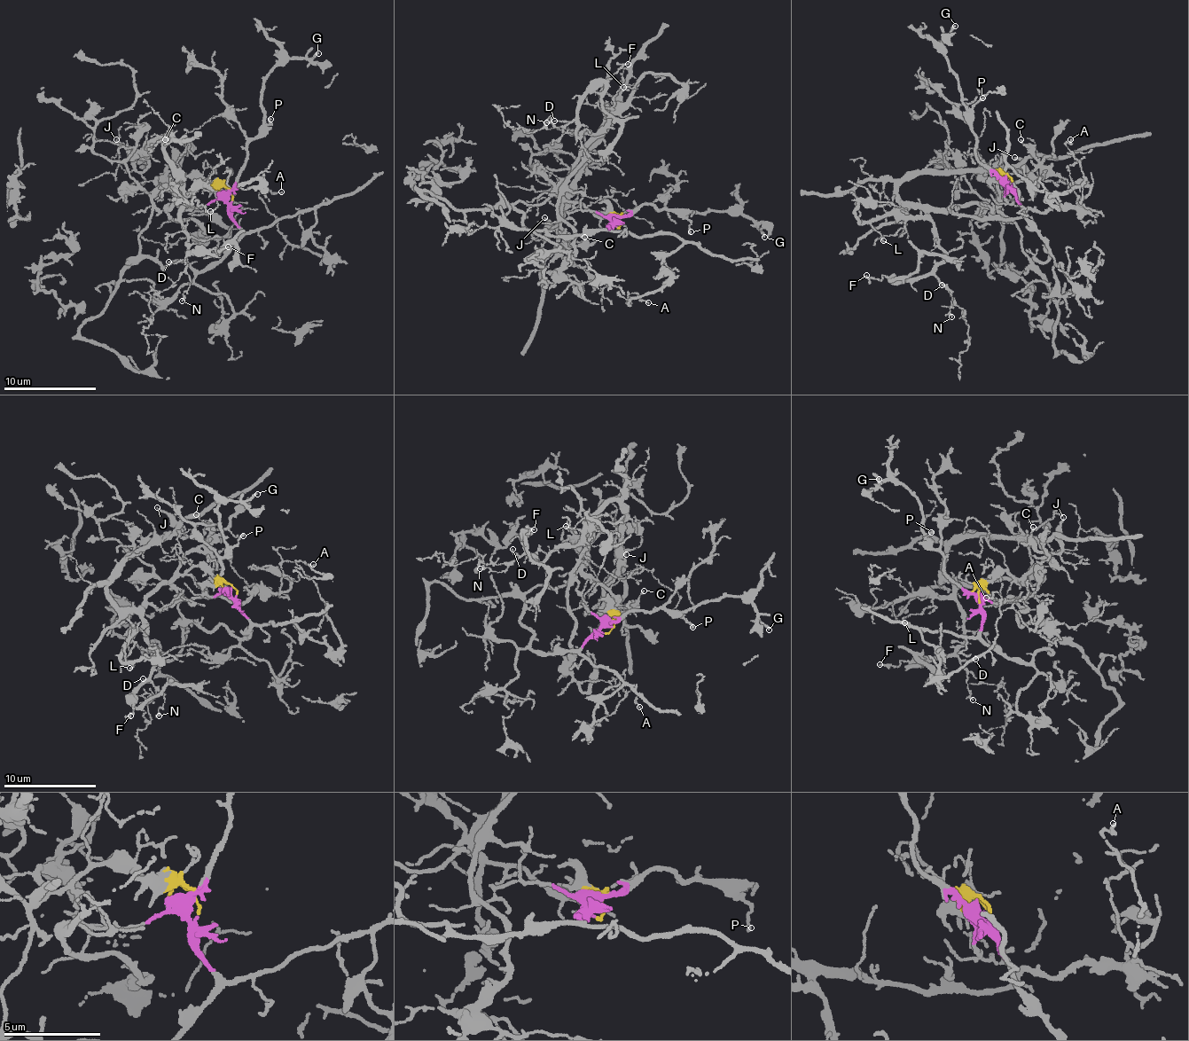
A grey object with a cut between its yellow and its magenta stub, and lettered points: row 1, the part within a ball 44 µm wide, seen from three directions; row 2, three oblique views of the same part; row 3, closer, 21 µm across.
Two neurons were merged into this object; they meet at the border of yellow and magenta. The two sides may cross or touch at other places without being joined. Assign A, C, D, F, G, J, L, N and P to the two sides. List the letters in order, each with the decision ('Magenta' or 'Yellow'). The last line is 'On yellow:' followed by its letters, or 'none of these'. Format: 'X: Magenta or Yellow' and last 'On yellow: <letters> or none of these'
A: Magenta
C: Yellow
D: Yellow
F: Yellow
G: Magenta
J: Yellow
L: Yellow
N: Yellow
P: Magenta
On yellow: C, D, F, J, L, N

